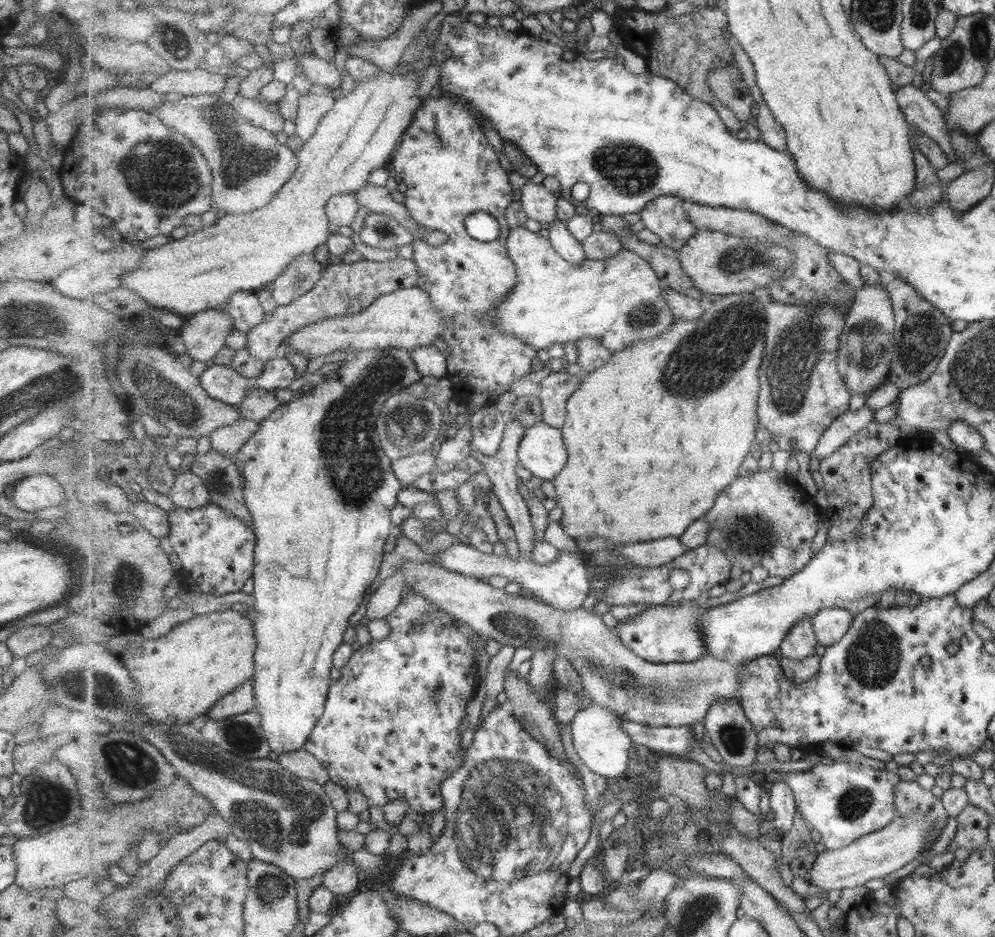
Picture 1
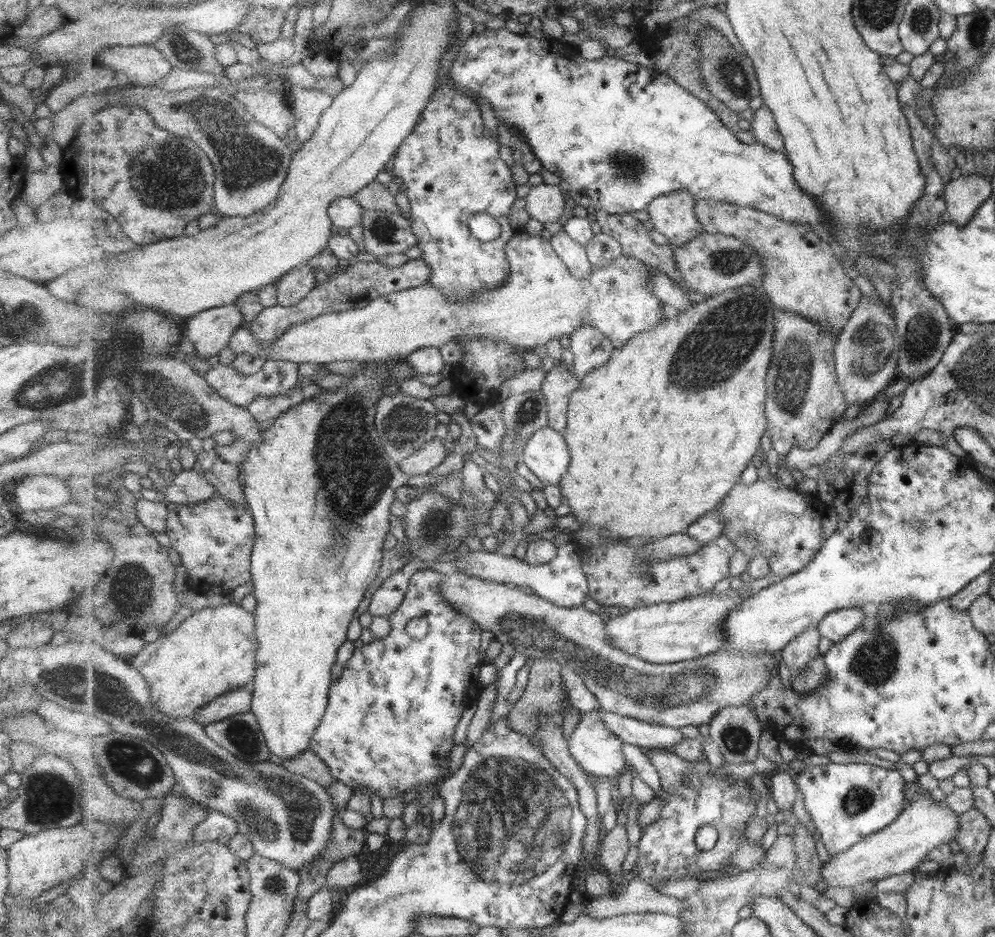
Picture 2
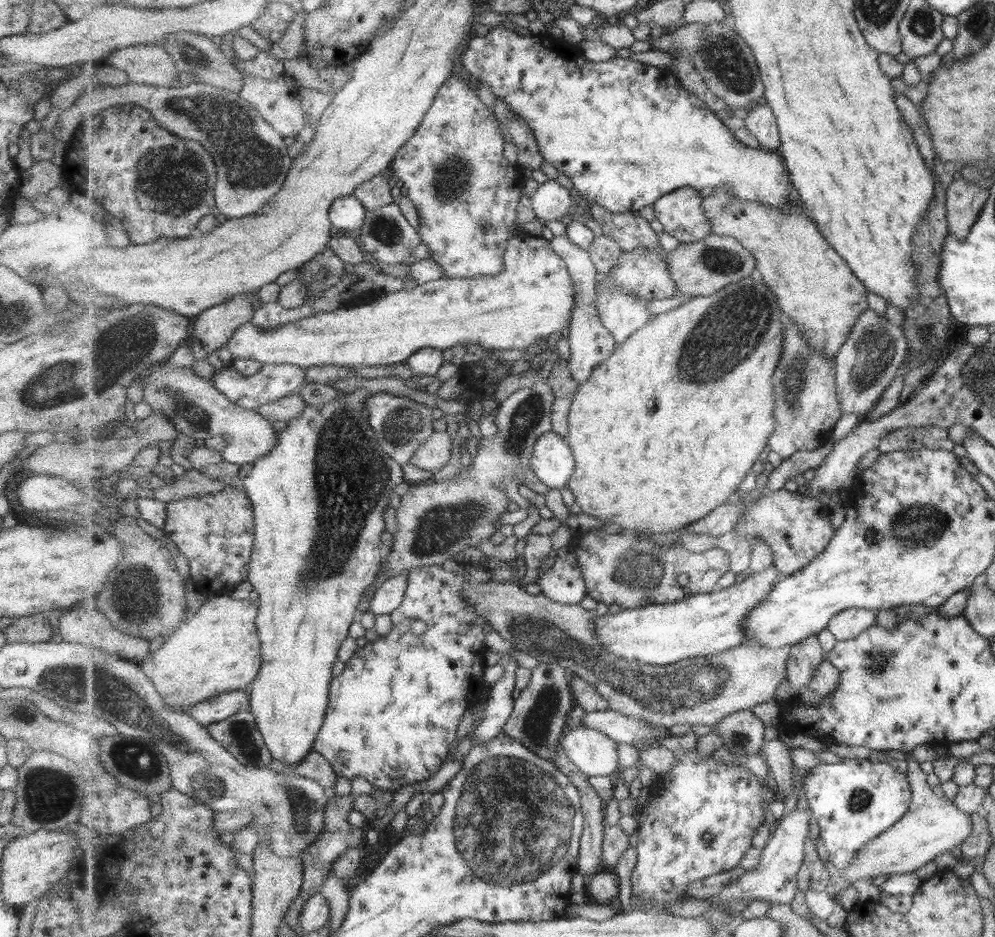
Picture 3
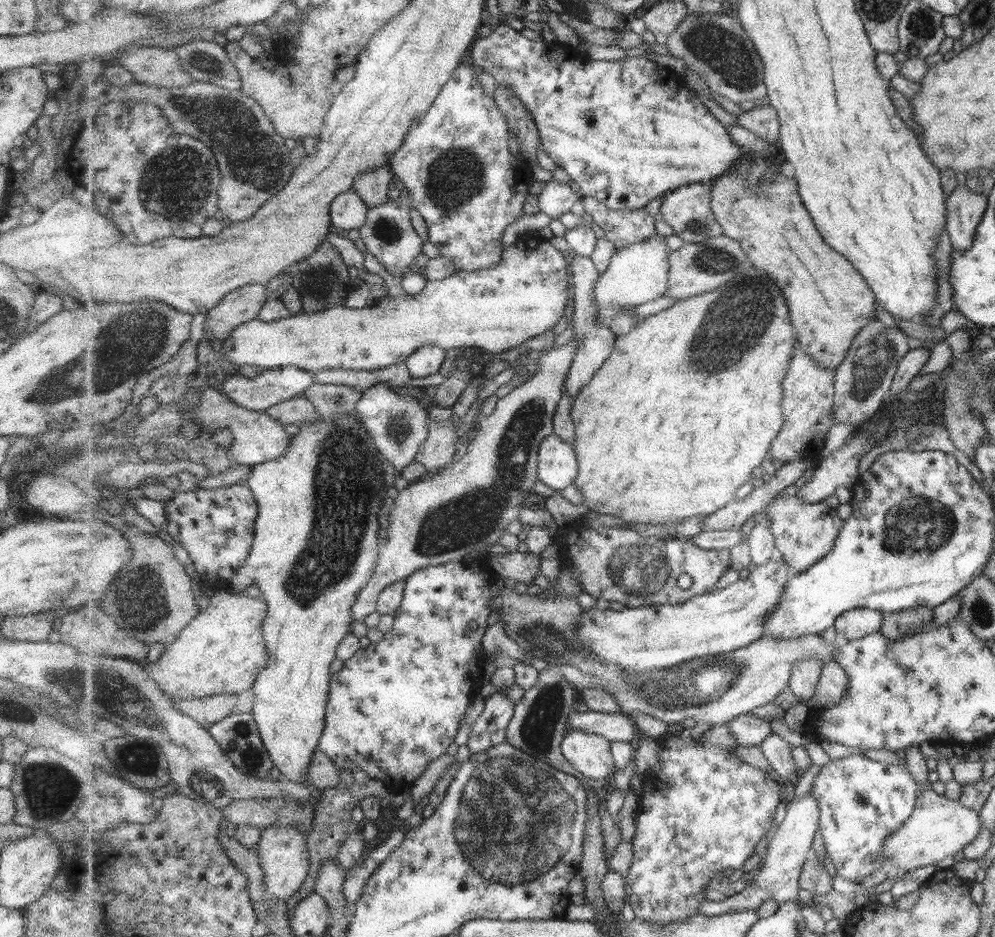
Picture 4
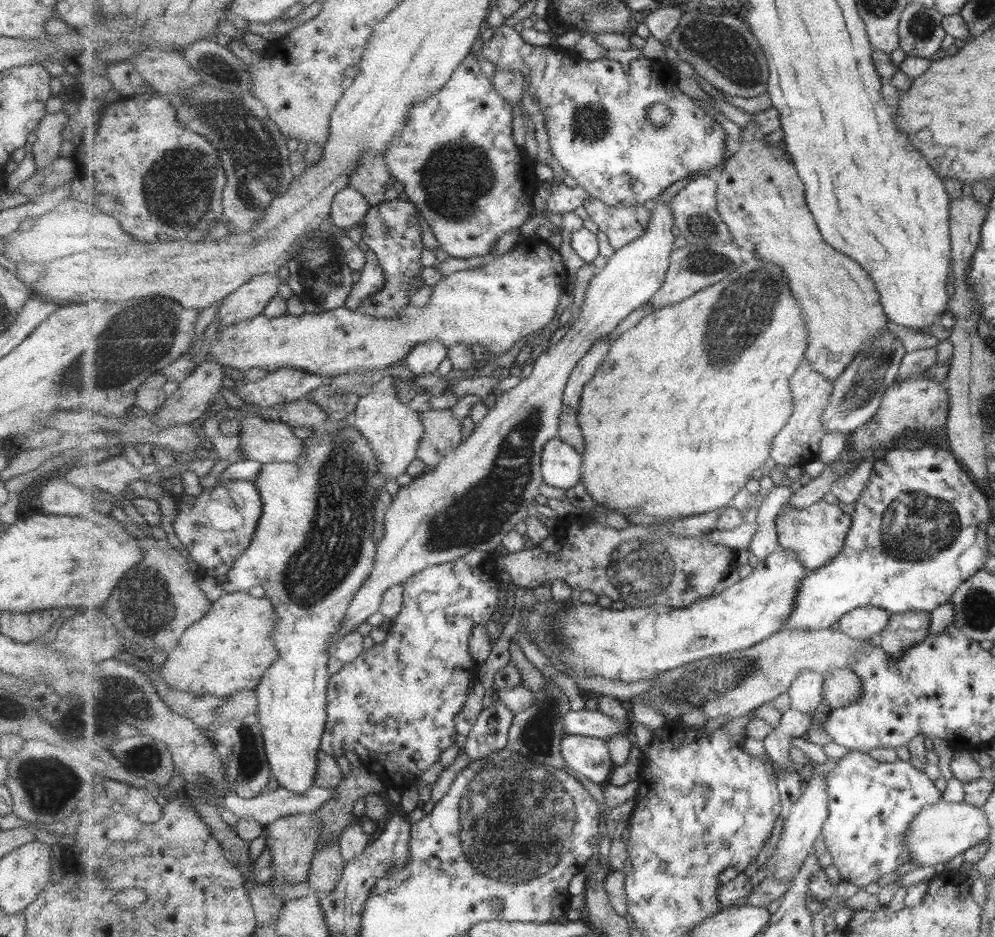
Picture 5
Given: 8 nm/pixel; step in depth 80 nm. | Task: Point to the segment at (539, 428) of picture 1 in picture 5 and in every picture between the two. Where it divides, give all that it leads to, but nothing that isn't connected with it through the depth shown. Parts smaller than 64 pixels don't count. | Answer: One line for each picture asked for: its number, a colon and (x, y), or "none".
2: (547, 454)
3: (554, 463)
4: (558, 466)
5: (562, 466)

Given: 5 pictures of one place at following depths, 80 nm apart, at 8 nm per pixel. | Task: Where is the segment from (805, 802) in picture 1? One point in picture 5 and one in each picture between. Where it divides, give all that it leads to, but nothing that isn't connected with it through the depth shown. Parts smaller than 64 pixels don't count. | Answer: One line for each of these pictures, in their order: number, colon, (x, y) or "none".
2: (847, 802)
3: (852, 801)
4: (862, 801)
5: (872, 804)

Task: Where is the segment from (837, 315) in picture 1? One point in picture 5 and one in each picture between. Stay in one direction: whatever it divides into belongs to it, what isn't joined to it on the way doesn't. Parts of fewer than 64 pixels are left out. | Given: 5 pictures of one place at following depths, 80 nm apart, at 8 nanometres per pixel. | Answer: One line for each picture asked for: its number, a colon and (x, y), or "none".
2: (805, 400)
3: (807, 408)
4: (809, 389)
5: (799, 442)

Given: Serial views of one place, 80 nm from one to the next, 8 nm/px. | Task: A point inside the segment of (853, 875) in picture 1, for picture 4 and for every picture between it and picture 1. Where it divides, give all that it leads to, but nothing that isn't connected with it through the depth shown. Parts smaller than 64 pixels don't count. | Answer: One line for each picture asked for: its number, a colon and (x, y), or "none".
2: (922, 825)
3: (931, 826)
4: (936, 828)

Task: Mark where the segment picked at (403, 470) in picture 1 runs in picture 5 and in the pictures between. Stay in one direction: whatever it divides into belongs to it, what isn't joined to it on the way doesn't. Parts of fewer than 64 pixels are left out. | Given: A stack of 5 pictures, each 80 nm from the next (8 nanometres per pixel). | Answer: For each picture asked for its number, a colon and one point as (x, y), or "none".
2: (427, 458)
3: (436, 452)
4: (437, 451)
5: (443, 431)

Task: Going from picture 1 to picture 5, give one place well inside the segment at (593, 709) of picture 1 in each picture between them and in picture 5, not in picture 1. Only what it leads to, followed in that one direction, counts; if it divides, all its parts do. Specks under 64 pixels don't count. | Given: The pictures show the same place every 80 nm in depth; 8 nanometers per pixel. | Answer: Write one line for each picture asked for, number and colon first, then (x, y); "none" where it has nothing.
2: (600, 751)
3: (596, 754)
4: (591, 754)
5: (590, 756)

